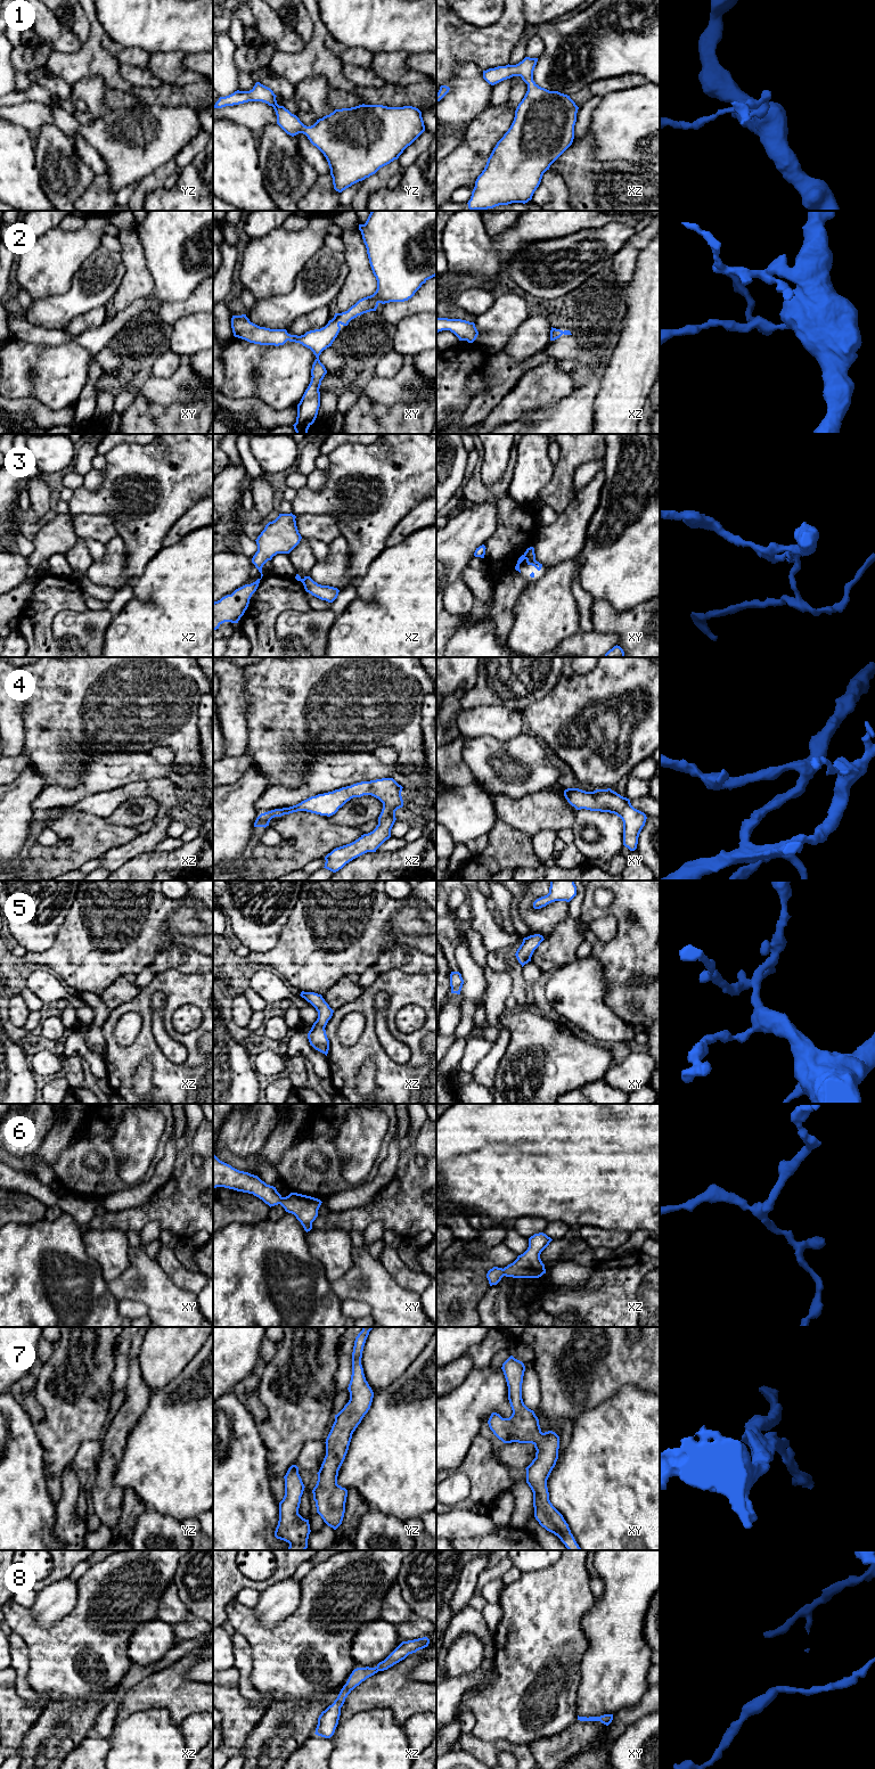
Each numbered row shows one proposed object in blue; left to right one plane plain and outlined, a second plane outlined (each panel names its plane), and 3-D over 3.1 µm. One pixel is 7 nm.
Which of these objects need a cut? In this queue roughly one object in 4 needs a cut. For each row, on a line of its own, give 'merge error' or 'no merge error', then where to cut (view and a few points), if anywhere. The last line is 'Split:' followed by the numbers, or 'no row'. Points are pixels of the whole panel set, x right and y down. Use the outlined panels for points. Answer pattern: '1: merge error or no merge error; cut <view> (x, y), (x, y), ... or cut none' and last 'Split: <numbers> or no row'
1: no merge error; cut none
2: no merge error; cut none
3: merge error; cut xy (523, 555), (534, 560)
4: no merge error; cut none
5: no merge error; cut none
6: no merge error; cut none
7: no merge error; cut none
8: no merge error; cut none
Split: 3

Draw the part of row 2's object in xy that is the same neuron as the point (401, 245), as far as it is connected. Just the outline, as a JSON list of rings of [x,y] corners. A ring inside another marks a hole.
[[[371,211],[366,223],[359,224],[363,243],[367,248],[369,263],[377,280],[376,292],[359,300],[347,311],[335,313],[328,324],[320,328],[306,331],[304,335],[291,335],[286,329],[270,329],[260,327],[250,321],[246,314],[232,316],[231,328],[235,337],[260,345],[284,345],[287,341],[300,343],[310,349],[316,355],[311,369],[311,382],[297,404],[296,423],[293,425],[296,434],[308,434],[314,423],[320,407],[320,385],[327,370],[320,362],[319,355],[332,346],[341,326],[363,313],[376,311],[379,303],[404,302],[428,279],[436,276],[436,211]]]

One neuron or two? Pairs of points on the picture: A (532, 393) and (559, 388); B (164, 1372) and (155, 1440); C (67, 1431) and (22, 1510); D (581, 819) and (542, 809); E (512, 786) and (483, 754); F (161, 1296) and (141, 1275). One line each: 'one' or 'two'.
A: one
B: two
C: two
D: two
E: one
F: one

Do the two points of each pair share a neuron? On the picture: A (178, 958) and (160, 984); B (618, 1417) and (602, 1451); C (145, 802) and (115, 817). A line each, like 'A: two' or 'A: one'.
A: two
B: one
C: one

